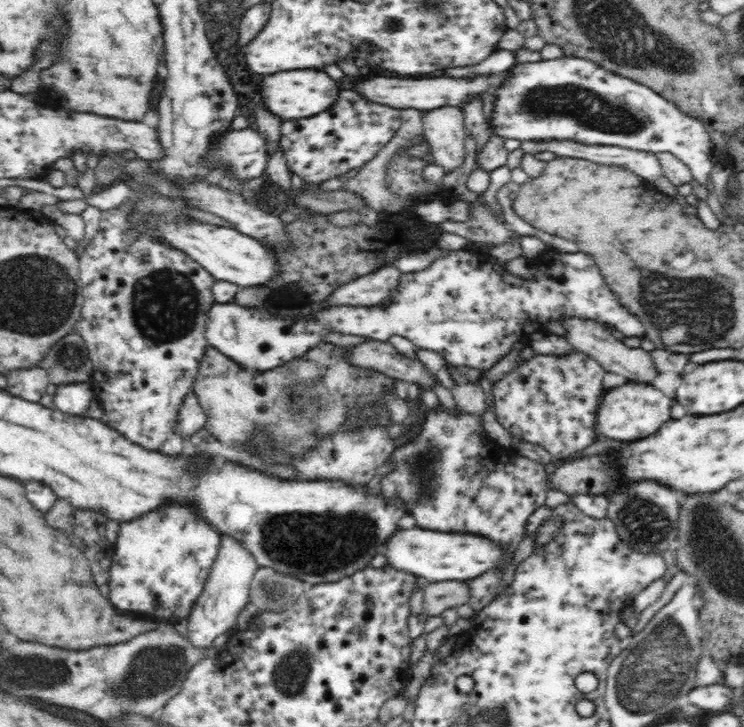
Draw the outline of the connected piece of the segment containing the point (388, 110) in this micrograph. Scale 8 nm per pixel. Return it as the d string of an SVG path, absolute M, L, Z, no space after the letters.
M344 90L344 92L340 92L340 98L336 98L334 108L330 108L328 112L316 114L312 118L298 118L292 119L290 122L282 122L279 148L282 156L286 159L290 172L298 174L303 182L321 185L326 180L346 174L348 170L360 170L396 136L400 126L402 126L402 120L399 108L372 102L356 90Z

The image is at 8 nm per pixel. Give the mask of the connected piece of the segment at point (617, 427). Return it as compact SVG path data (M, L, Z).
M630 381L606 392L596 414L596 431L598 434L608 436L608 439L628 442L654 434L668 420L670 420L668 398L654 386Z

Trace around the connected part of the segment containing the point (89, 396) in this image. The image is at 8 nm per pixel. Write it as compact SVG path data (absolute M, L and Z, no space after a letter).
M72 382L72 384L57 385L54 404L62 413L82 415L96 398L90 382Z

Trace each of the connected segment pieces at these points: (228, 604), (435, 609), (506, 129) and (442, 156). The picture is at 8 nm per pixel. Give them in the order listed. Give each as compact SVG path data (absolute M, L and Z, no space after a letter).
M232 535L220 536L220 550L218 550L216 560L212 562L210 574L204 582L204 590L196 598L196 604L192 606L192 612L188 618L186 637L197 648L210 648L212 642L220 634L236 628L236 618L249 602L251 596L249 588L255 572L259 568L252 553L240 545L236 539L232 539Z
M447 580L430 582L423 592L423 612L429 616L440 616L448 608L456 608L470 600L470 587L466 581Z
M567 53L560 59L543 60L526 64L517 63L508 70L508 78L492 92L495 107L488 123L494 135L516 140L571 140L580 144L621 146L644 152L671 152L691 170L692 179L700 186L710 180L713 162L709 157L711 135L706 123L699 117L684 113L678 105L630 78L614 74L600 66Z
M442 106L434 110L421 111L421 114L423 135L431 147L430 153L433 156L434 163L442 166L445 172L451 172L462 166L464 154L466 154L464 147L466 142L464 140L468 137L462 109L456 106Z

